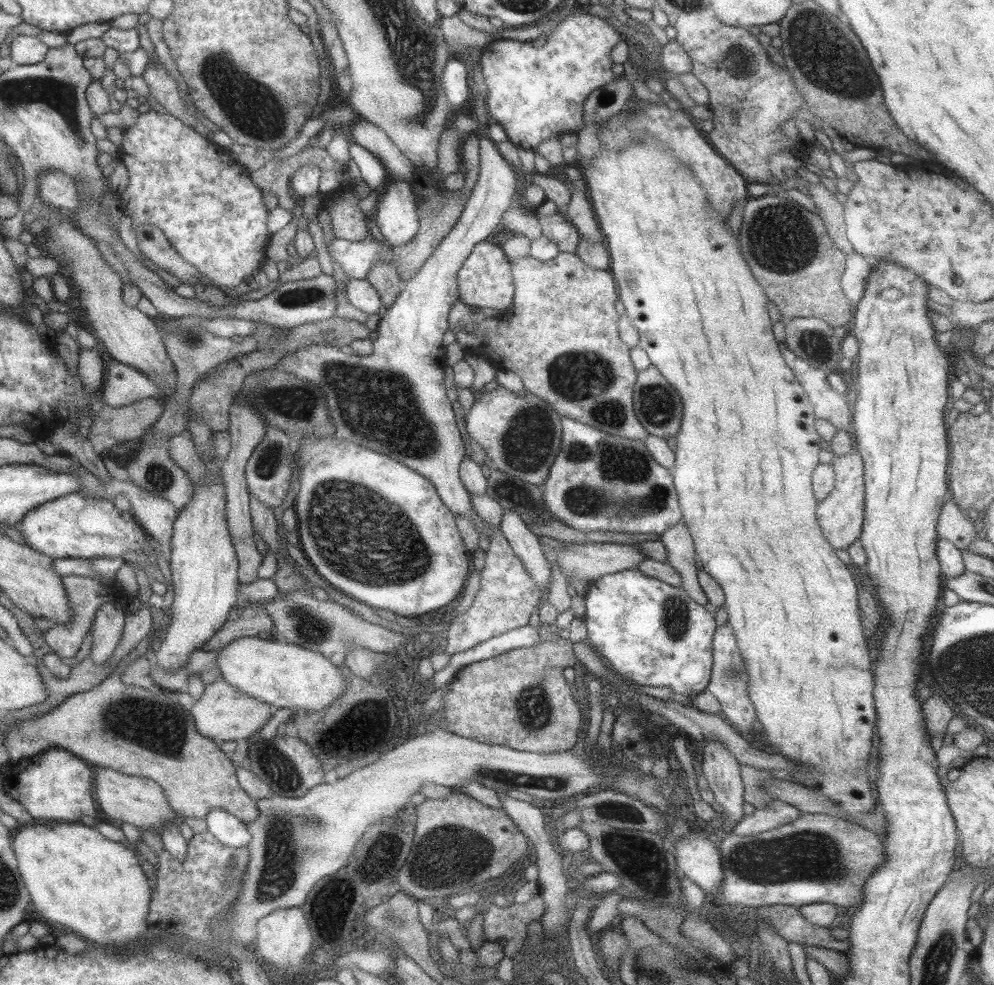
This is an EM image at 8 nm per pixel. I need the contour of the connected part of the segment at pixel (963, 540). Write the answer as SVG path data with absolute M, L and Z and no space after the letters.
M950 496L941 508L937 533L940 539L950 540L963 551L977 538L968 511L961 509Z

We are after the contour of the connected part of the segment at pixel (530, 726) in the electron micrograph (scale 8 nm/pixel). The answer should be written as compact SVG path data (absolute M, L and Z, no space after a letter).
M554 634L550 642L540 640L538 645L515 648L465 666L452 678L452 685L444 698L442 712L447 720L447 730L464 738L524 752L550 754L571 750L578 738L582 712L570 689L572 684L564 674L576 662L572 642Z

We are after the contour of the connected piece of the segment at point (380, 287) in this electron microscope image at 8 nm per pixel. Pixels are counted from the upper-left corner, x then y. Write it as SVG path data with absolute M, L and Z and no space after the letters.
M376 261L365 276L378 291L381 301L389 308L404 290L405 281L399 277L397 268L386 261Z

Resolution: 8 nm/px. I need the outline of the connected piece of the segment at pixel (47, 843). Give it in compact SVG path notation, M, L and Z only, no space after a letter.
M34 820L32 824L21 825L11 836L12 851L16 855L20 874L42 920L68 926L73 933L84 936L89 945L110 946L111 950L132 948L149 927L147 914L151 887L143 867L138 863L138 857L134 856L140 853L133 846L142 841L141 828L130 822L122 822L121 829L131 843L130 849L120 842L106 839L97 828L82 822Z

